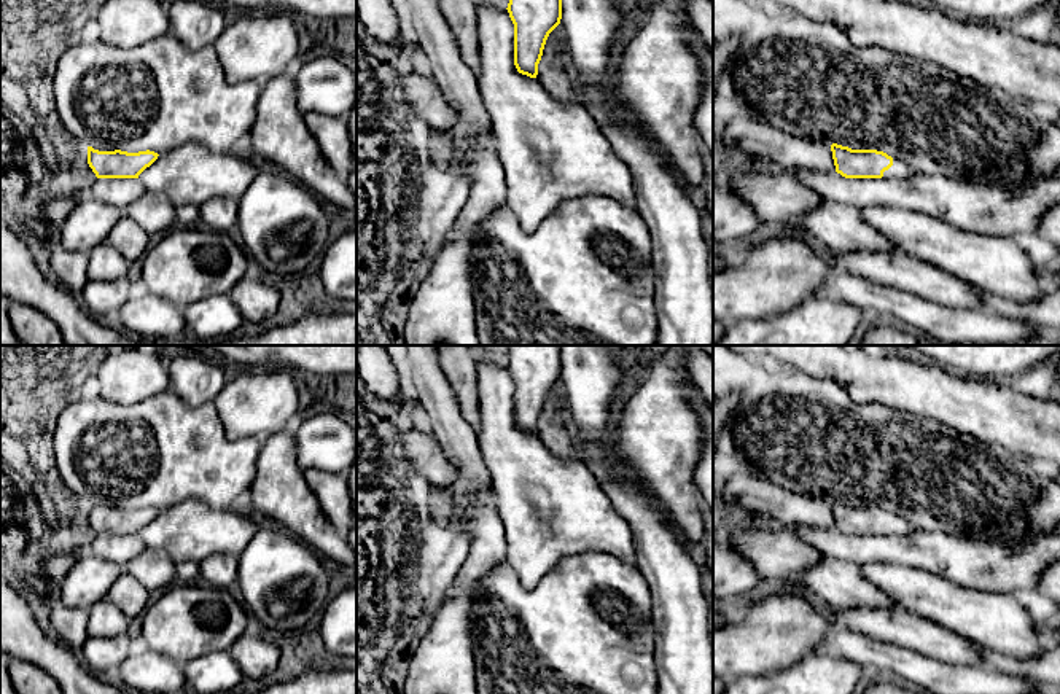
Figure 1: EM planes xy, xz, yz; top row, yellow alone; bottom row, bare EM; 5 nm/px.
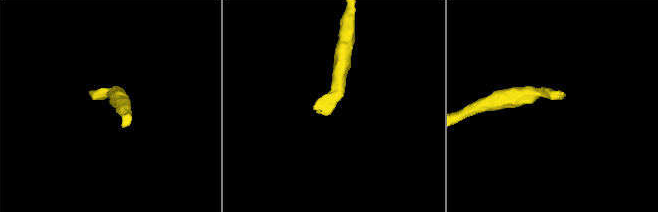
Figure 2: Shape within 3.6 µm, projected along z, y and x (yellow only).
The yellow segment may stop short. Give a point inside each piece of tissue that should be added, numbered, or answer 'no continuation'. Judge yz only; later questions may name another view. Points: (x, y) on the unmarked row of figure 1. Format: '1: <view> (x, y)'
1: yz (900, 526)

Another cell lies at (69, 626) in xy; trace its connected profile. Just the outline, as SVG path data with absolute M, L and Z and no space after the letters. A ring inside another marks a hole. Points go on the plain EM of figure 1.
M53 602L49 624L51 634L73 653L80 654L88 634L89 611L83 608L70 608L59 602Z

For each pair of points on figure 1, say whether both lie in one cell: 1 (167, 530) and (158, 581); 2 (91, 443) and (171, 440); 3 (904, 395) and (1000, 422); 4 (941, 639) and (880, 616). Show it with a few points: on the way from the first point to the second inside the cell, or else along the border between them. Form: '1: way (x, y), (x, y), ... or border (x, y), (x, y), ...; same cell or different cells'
1: border (145, 546), (161, 549), (175, 564); different cells
2: way (110, 449), (151, 449); same cell
3: way (928, 395), (944, 395), (962, 405), (976, 406); same cell
4: way (927, 637), (895, 626); same cell

